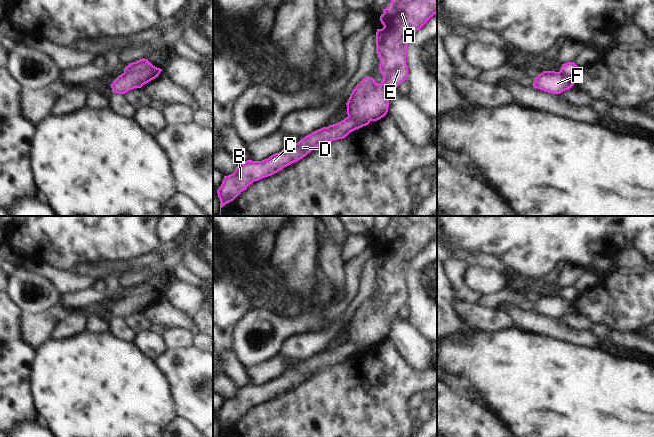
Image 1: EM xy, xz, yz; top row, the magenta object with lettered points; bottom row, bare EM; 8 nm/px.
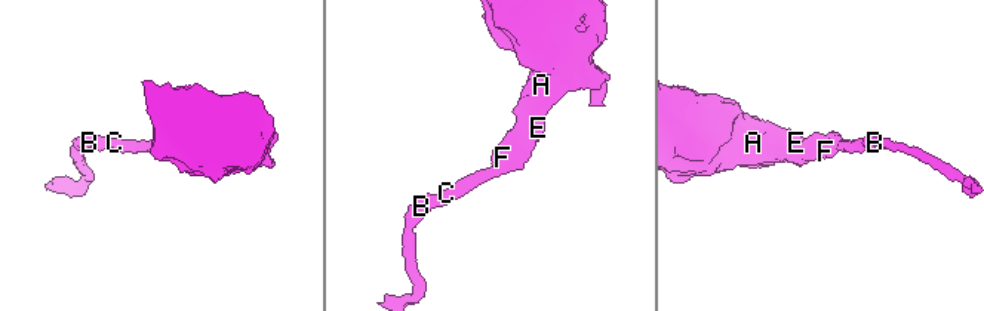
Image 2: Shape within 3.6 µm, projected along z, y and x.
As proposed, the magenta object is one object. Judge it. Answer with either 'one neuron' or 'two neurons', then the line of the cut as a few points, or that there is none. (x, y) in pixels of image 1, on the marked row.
two neurons; cut xy (153, 66), (147, 69), (133, 69), (124, 73)

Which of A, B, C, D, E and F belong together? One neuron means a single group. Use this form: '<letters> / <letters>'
A E F / B C D

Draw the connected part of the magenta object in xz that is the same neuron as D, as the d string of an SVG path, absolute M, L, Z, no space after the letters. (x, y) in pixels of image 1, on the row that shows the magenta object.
M346 117L344 120L329 125L328 127L323 127L318 129L311 134L302 138L298 143L291 146L286 146L281 152L275 153L271 155L269 158L264 159L262 161L252 161L247 160L243 163L238 164L233 174L228 176L224 176L221 186L217 190L218 197L220 199L220 215L221 208L225 206L227 203L233 201L242 191L246 190L247 187L252 184L254 181L258 181L262 178L271 176L278 171L282 170L284 167L302 159L308 153L310 153L313 149L318 147L319 145L327 142L332 142L338 139L345 138L350 132L359 129L363 126L366 126L370 123L368 120L359 120L354 117Z

